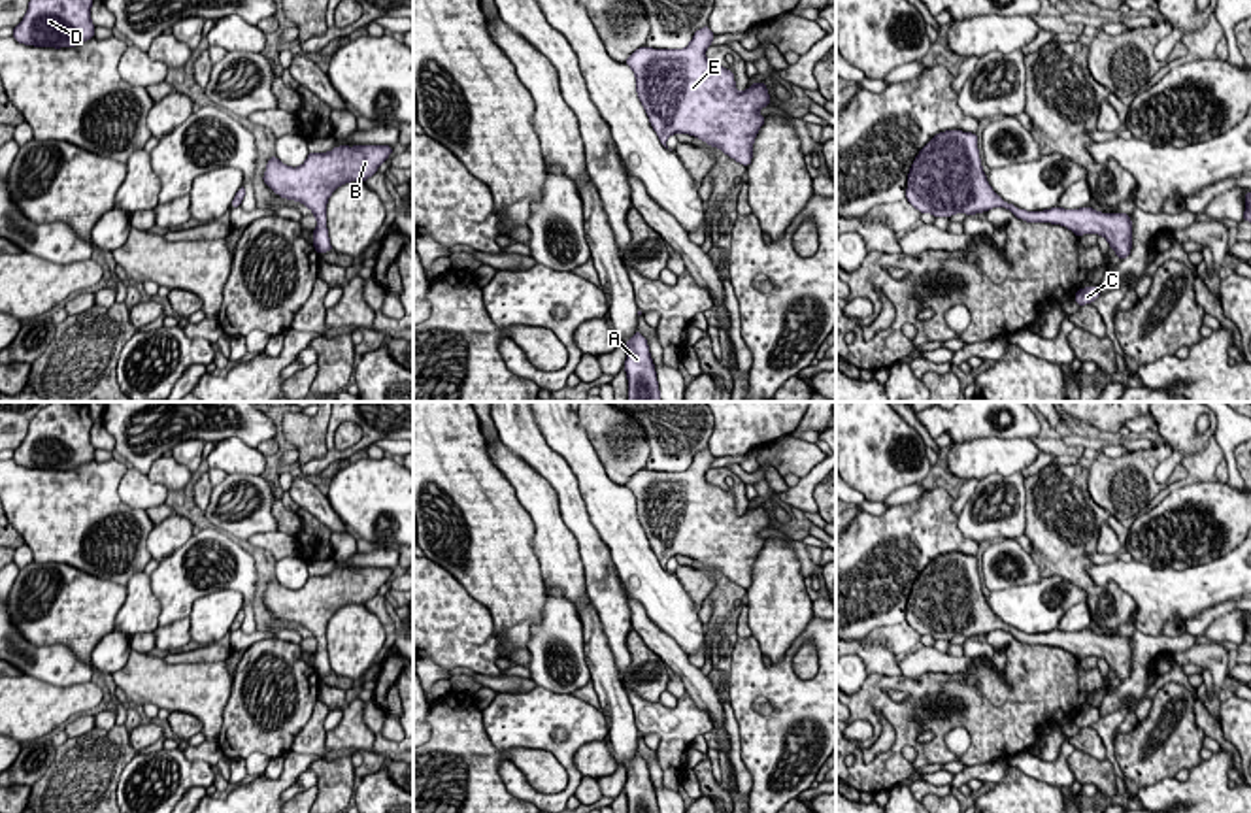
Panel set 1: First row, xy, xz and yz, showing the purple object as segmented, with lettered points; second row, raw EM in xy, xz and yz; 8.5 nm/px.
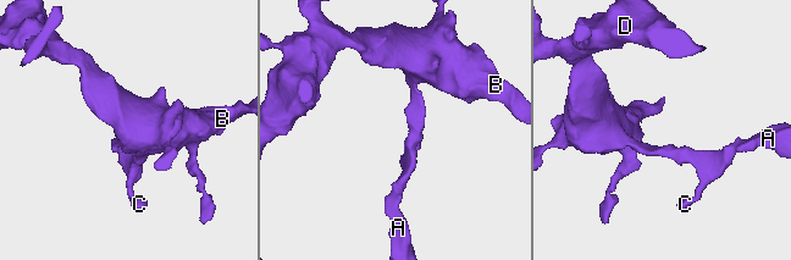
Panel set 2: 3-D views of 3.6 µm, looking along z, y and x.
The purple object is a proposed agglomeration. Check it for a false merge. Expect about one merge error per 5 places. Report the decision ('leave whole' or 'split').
leave whole

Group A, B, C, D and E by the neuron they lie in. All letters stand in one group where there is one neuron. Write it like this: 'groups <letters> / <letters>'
groups A B C D E

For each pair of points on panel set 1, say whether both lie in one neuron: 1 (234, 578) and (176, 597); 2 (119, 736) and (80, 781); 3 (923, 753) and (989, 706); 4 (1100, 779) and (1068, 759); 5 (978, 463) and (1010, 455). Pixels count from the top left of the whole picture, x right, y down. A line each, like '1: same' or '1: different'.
1: same
2: same
3: same
4: same
5: same

